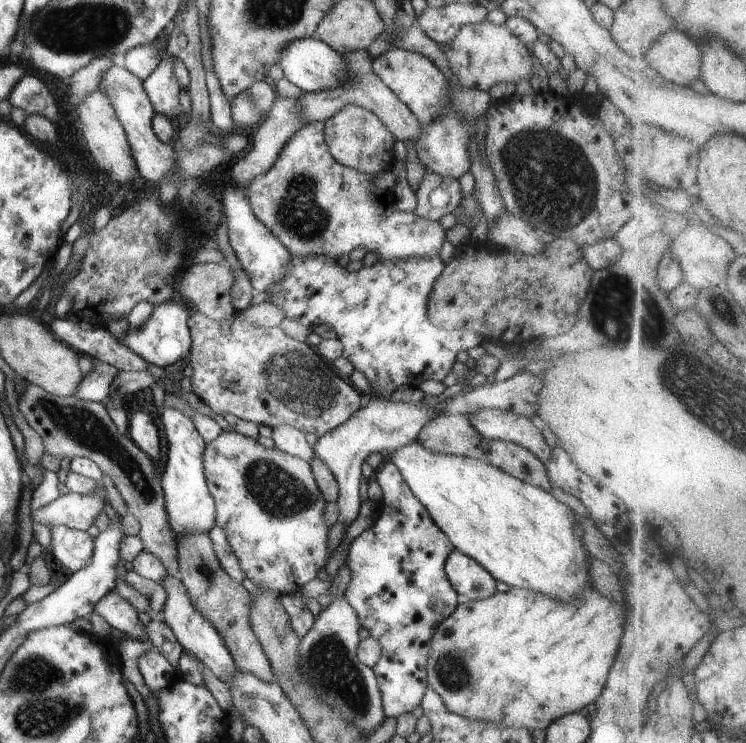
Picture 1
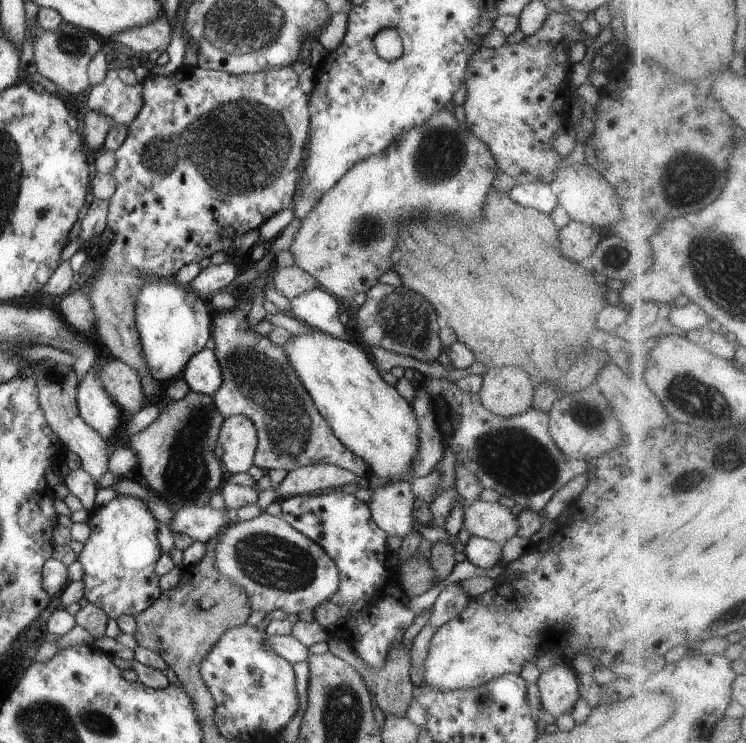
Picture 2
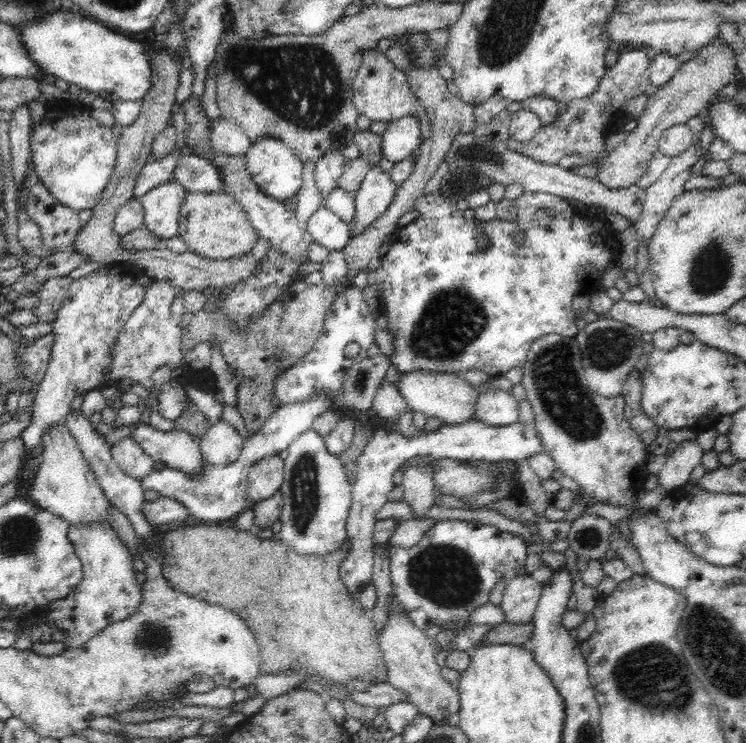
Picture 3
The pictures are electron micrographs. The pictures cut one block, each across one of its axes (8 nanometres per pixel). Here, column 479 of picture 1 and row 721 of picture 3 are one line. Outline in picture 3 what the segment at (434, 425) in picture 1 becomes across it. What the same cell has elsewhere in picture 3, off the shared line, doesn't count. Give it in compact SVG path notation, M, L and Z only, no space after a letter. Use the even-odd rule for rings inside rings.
M392 596L392 602L390 602L390 610L388 610L388 622L386 622L386 626L384 626L384 630L382 630L382 634L380 634L380 637L378 638L379 647L382 649L382 654L386 665L387 683L392 684L392 687L398 689L398 691L402 691L402 693L404 693L403 700L416 706L420 714L424 714L428 718L431 718L435 726L446 725L446 724L449 724L450 726L459 726L460 695L458 695L458 690L454 690L454 688L452 688L452 684L447 679L444 679L444 677L442 677L442 674L440 673L441 667L436 663L436 658L434 657L435 647L434 643L432 643L433 640L428 638L424 633L424 631L425 630L420 630L416 628L416 626L412 624L412 621L407 617L407 614L405 614L405 612L401 608L399 608L399 606L395 606L395 600L393 600Z

